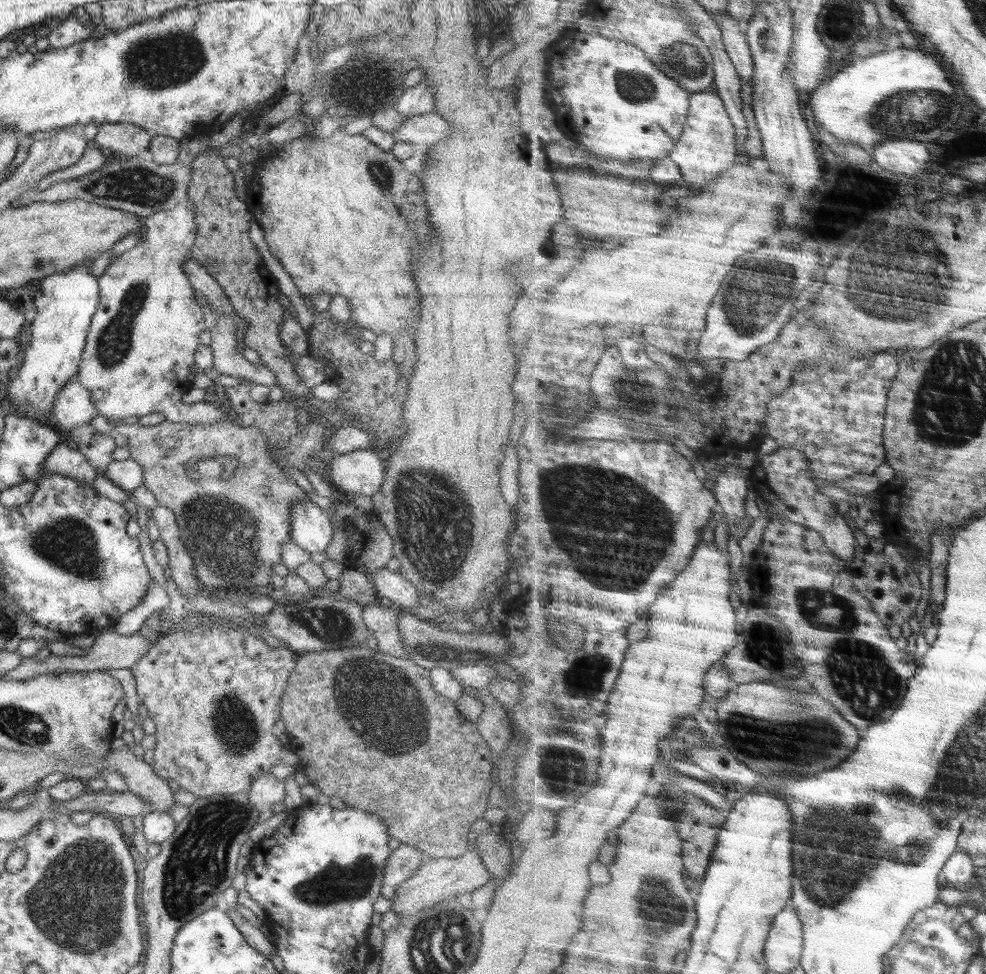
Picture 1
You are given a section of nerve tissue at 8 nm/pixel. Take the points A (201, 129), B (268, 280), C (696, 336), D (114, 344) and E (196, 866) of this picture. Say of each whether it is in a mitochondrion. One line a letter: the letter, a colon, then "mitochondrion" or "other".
A: other
B: other
C: other
D: mitochondrion
E: mitochondrion

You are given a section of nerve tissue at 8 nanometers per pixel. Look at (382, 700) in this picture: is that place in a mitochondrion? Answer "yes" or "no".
yes

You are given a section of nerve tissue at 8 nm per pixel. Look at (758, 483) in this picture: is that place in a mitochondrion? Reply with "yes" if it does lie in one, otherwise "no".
no

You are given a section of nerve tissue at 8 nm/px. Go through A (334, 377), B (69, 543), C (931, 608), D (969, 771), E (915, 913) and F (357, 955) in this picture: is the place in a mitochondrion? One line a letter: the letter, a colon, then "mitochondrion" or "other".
A: other
B: mitochondrion
C: other
D: mitochondrion
E: other
F: other

